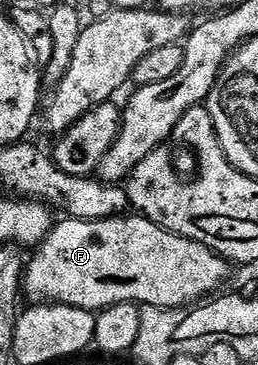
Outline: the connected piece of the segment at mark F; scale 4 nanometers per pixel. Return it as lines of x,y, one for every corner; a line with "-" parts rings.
66,217
63,218
63,223
55,222
45,239
37,244
33,252
34,260
31,263
29,260
25,268
25,294
27,296
30,294
32,297
30,299
34,301
49,301
51,304
79,307
95,313
121,303
182,309
185,303
194,305
213,296
218,291
217,287
229,277
232,270
231,264
210,247
186,239
183,235
174,235
170,231
165,231
150,219
130,218
72,219

